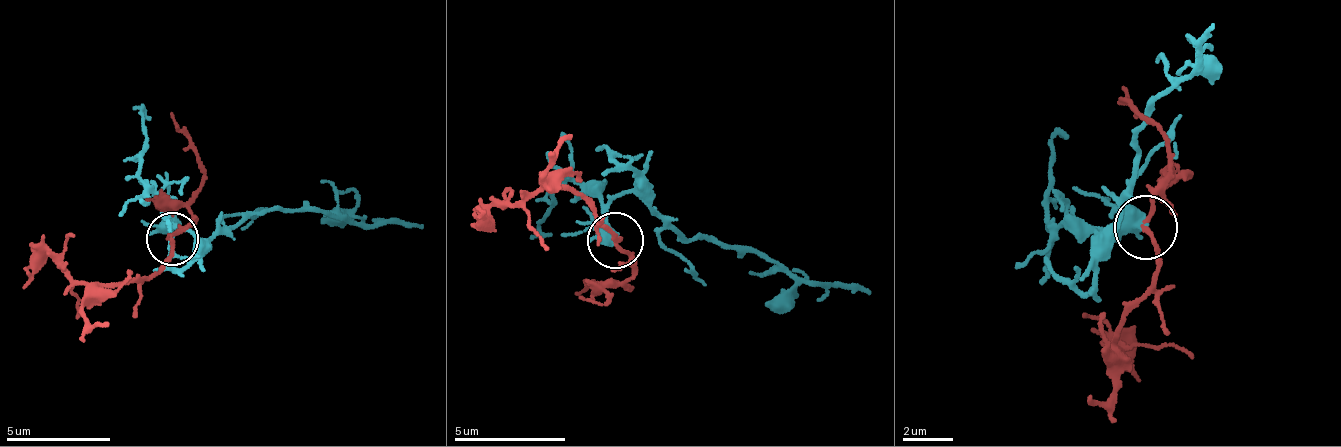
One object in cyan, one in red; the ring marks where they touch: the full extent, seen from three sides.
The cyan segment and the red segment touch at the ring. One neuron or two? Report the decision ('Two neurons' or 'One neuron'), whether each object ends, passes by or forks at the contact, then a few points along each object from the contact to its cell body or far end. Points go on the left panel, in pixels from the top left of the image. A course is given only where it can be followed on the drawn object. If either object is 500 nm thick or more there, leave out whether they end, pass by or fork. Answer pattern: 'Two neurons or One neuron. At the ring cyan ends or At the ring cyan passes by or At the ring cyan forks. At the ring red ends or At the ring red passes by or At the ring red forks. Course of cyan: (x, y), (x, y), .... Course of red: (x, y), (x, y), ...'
One neuron. At the ring cyan forks. At the ring red passes by. Course of cyan: (171, 237), (172, 223), (209, 238), (270, 205), (371, 222), (422, 224). Course of red: (171, 237), (164, 268), (112, 285), (86, 282), (47, 254), (22, 289)

